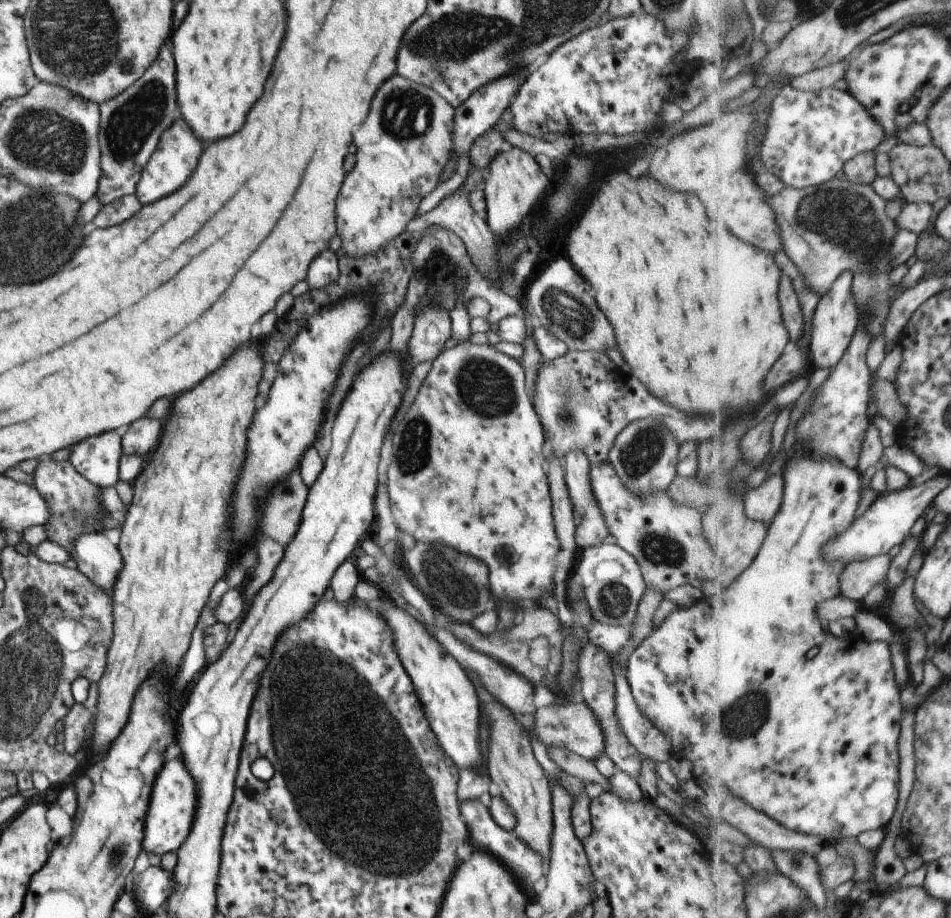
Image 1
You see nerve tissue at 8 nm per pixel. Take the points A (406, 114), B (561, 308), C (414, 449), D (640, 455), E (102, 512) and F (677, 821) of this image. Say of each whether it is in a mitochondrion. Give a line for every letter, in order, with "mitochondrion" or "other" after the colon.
A: mitochondrion
B: mitochondrion
C: mitochondrion
D: mitochondrion
E: other
F: other

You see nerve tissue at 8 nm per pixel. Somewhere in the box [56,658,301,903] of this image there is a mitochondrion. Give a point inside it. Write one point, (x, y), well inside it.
(117, 854)

